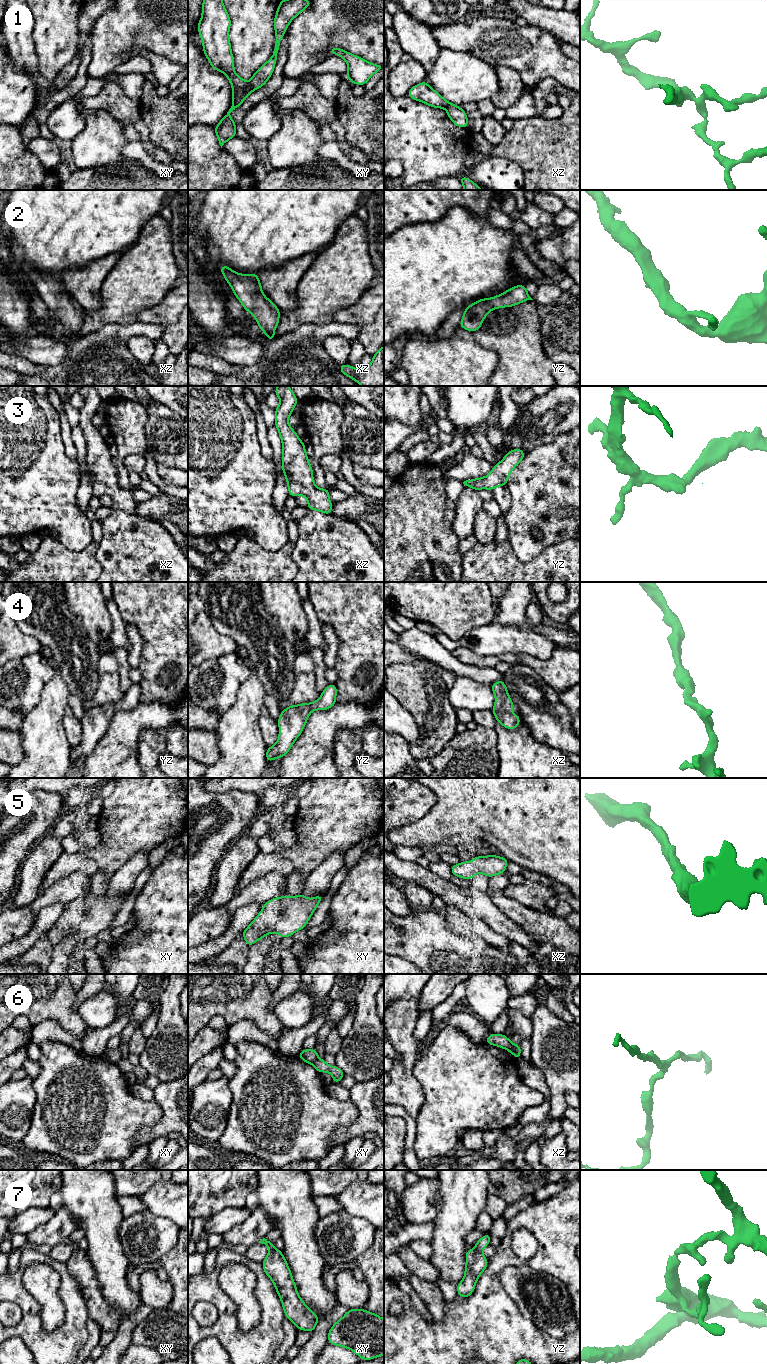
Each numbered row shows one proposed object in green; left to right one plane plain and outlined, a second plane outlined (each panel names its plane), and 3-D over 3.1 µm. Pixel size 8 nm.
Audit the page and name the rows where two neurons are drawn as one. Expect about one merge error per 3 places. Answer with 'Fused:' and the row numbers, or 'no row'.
Fused: 1, 6

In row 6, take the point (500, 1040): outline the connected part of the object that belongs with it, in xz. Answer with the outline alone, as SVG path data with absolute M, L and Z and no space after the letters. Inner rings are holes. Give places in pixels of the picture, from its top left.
M495 1033L490 1034L486 1038L485 1042L489 1045L495 1045L495 1046L508 1050L509 1052L511 1052L514 1055L514 1057L517 1060L521 1058L520 1053L512 1052L512 1045L511 1045L512 1043L511 1043L510 1039L507 1038L504 1034L495 1034Z

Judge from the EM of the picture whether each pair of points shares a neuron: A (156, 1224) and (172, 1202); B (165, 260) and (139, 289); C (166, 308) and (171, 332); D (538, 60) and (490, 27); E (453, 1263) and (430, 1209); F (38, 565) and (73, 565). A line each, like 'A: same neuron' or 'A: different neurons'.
A: different neurons
B: same neuron
C: different neurons
D: same neuron
E: different neurons
F: same neuron

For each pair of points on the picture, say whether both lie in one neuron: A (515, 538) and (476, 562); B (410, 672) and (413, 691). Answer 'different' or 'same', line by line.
A: different
B: same

